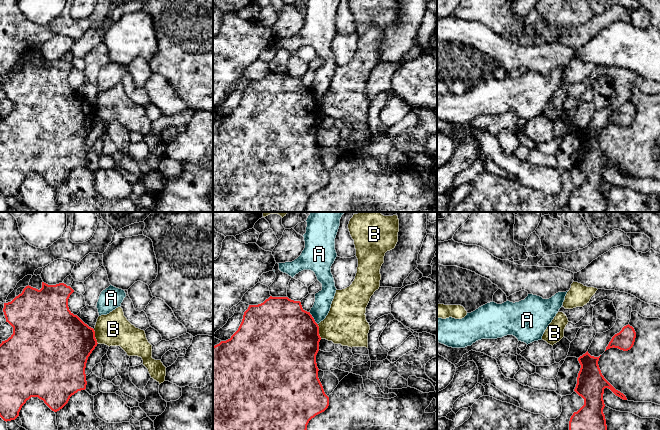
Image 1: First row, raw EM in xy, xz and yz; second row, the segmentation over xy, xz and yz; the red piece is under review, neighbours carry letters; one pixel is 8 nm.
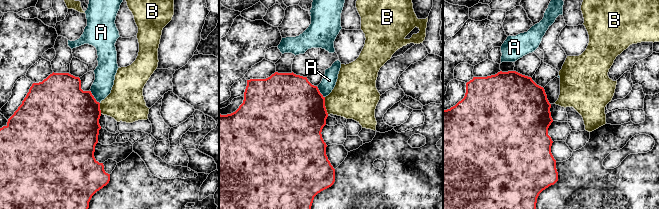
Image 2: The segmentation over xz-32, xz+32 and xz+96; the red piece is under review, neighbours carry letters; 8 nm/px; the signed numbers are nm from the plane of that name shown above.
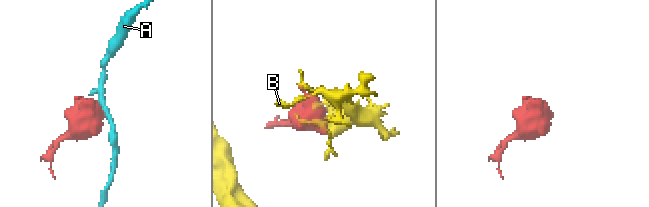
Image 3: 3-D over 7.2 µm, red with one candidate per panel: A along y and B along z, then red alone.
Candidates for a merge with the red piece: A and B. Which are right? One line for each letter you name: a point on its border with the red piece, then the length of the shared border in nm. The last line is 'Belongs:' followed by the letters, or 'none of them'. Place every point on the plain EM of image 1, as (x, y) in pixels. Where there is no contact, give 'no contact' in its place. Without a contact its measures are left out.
Belongs: none of them

